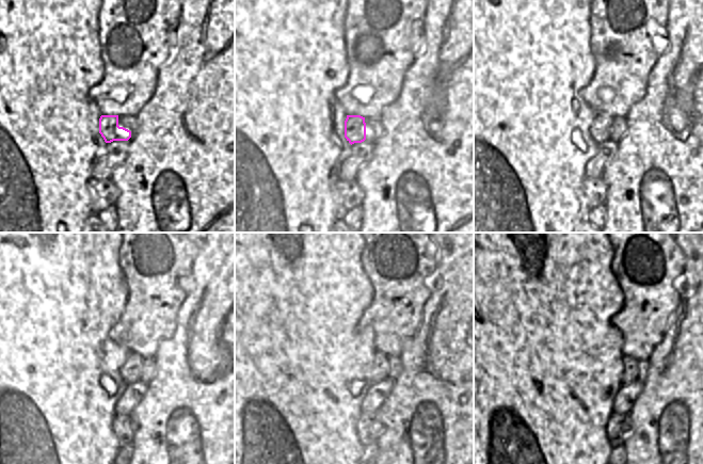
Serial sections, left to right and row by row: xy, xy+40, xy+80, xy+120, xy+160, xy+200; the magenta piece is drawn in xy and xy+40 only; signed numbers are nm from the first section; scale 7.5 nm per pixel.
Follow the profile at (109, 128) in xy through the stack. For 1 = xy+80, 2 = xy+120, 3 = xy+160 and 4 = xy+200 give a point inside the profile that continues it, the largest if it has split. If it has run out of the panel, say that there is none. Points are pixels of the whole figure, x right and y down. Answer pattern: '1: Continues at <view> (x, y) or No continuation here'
1: Continues at xy+80 (601, 129)
2: Continues at xy+120 (131, 371)
3: Continues at xy+160 (380, 370)
4: Continues at xy+200 (629, 366)

